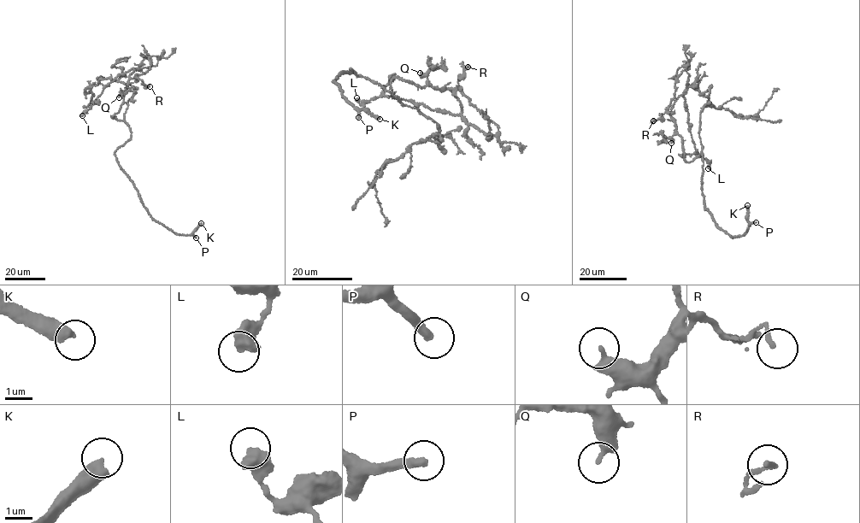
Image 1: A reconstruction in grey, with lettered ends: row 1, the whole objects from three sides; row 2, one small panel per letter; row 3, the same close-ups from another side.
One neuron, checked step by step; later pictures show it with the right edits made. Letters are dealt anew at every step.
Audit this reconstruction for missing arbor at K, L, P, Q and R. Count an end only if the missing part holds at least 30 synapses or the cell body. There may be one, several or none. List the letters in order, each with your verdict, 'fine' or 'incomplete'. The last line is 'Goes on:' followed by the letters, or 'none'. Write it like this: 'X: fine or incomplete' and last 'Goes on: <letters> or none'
K: incomplete
L: fine
P: incomplete
Q: fine
R: fine
Goes on: K, P

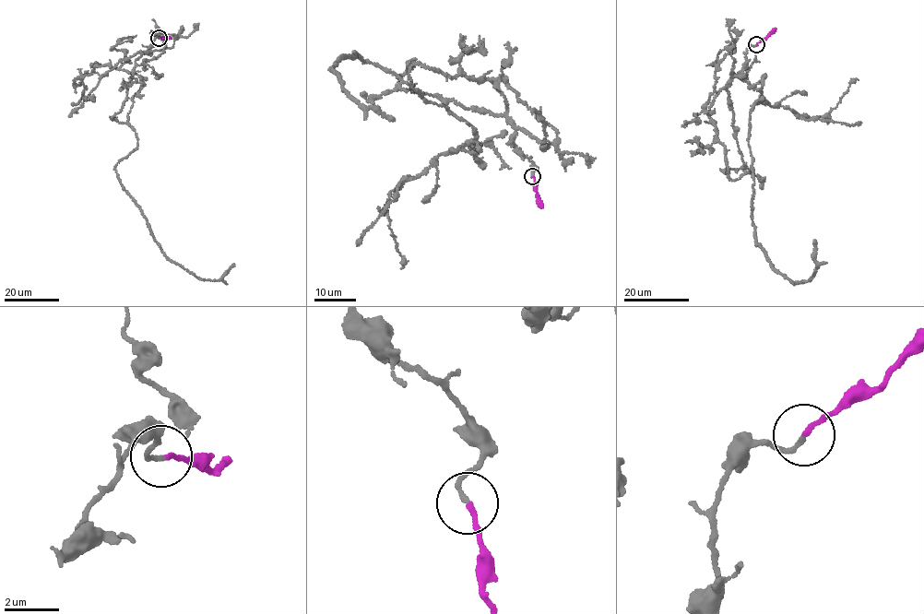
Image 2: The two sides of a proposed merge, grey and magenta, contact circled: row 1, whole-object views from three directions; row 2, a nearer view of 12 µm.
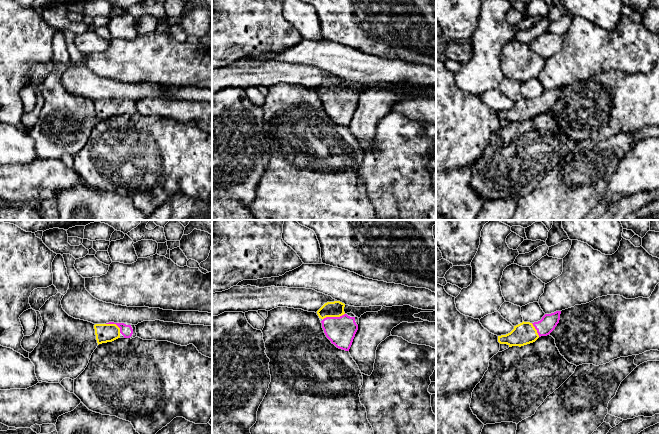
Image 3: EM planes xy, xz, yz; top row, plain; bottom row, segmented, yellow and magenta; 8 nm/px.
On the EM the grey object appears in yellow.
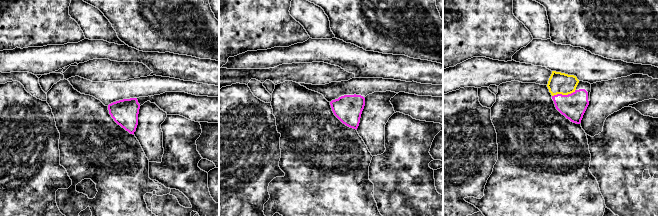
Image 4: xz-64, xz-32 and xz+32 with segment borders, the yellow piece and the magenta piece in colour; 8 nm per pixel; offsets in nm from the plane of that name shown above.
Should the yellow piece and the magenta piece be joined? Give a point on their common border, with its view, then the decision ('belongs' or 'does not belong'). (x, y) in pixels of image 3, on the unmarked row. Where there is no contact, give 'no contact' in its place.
meets yellow in xz at (333, 92); belongs

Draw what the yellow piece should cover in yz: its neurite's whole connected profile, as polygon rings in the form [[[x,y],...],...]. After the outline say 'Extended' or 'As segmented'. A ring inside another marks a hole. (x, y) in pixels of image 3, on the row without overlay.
[[[556,87],[551,90],[545,90],[538,98],[522,98],[514,105],[506,110],[498,112],[500,120],[512,122],[524,122],[535,118],[541,112],[549,111],[557,102],[560,96],[561,87]]]. Extended

